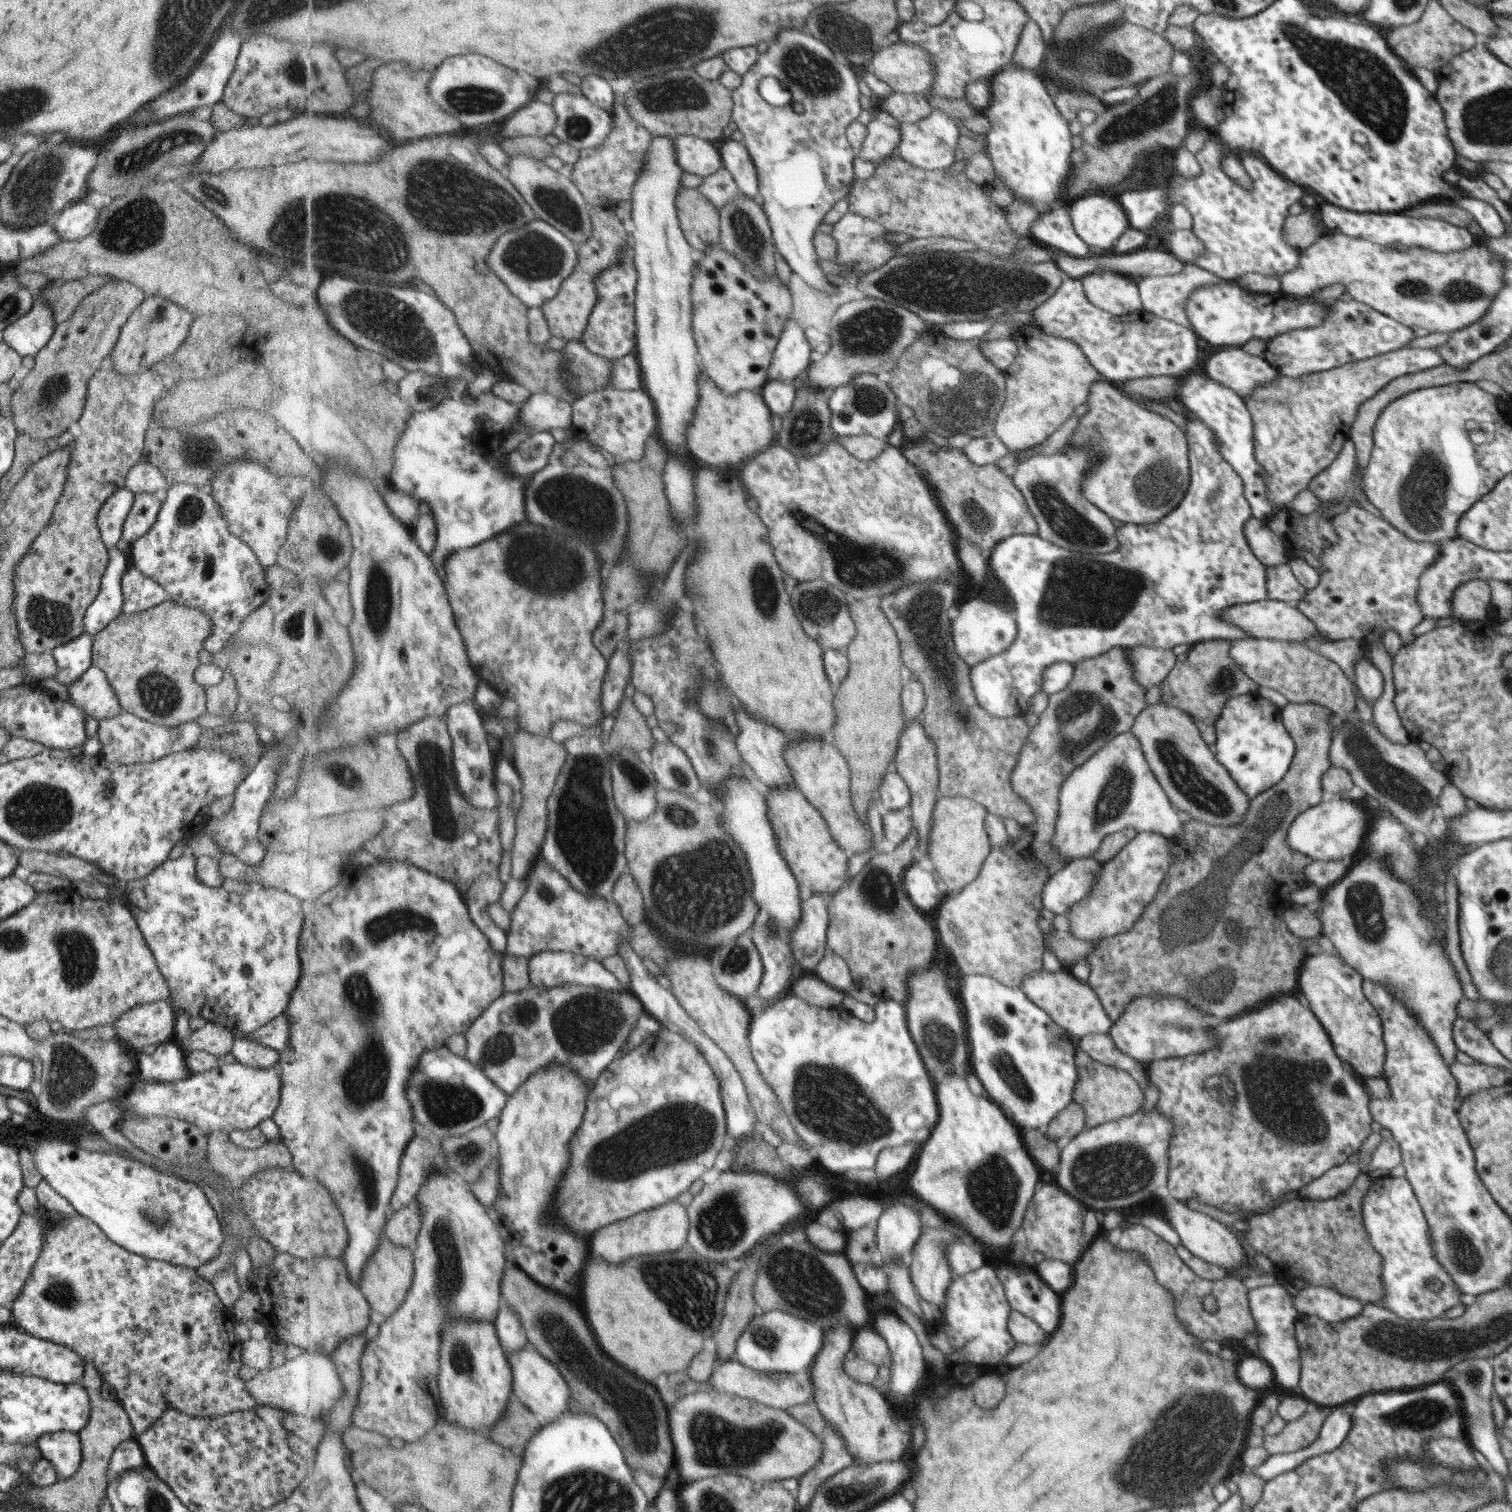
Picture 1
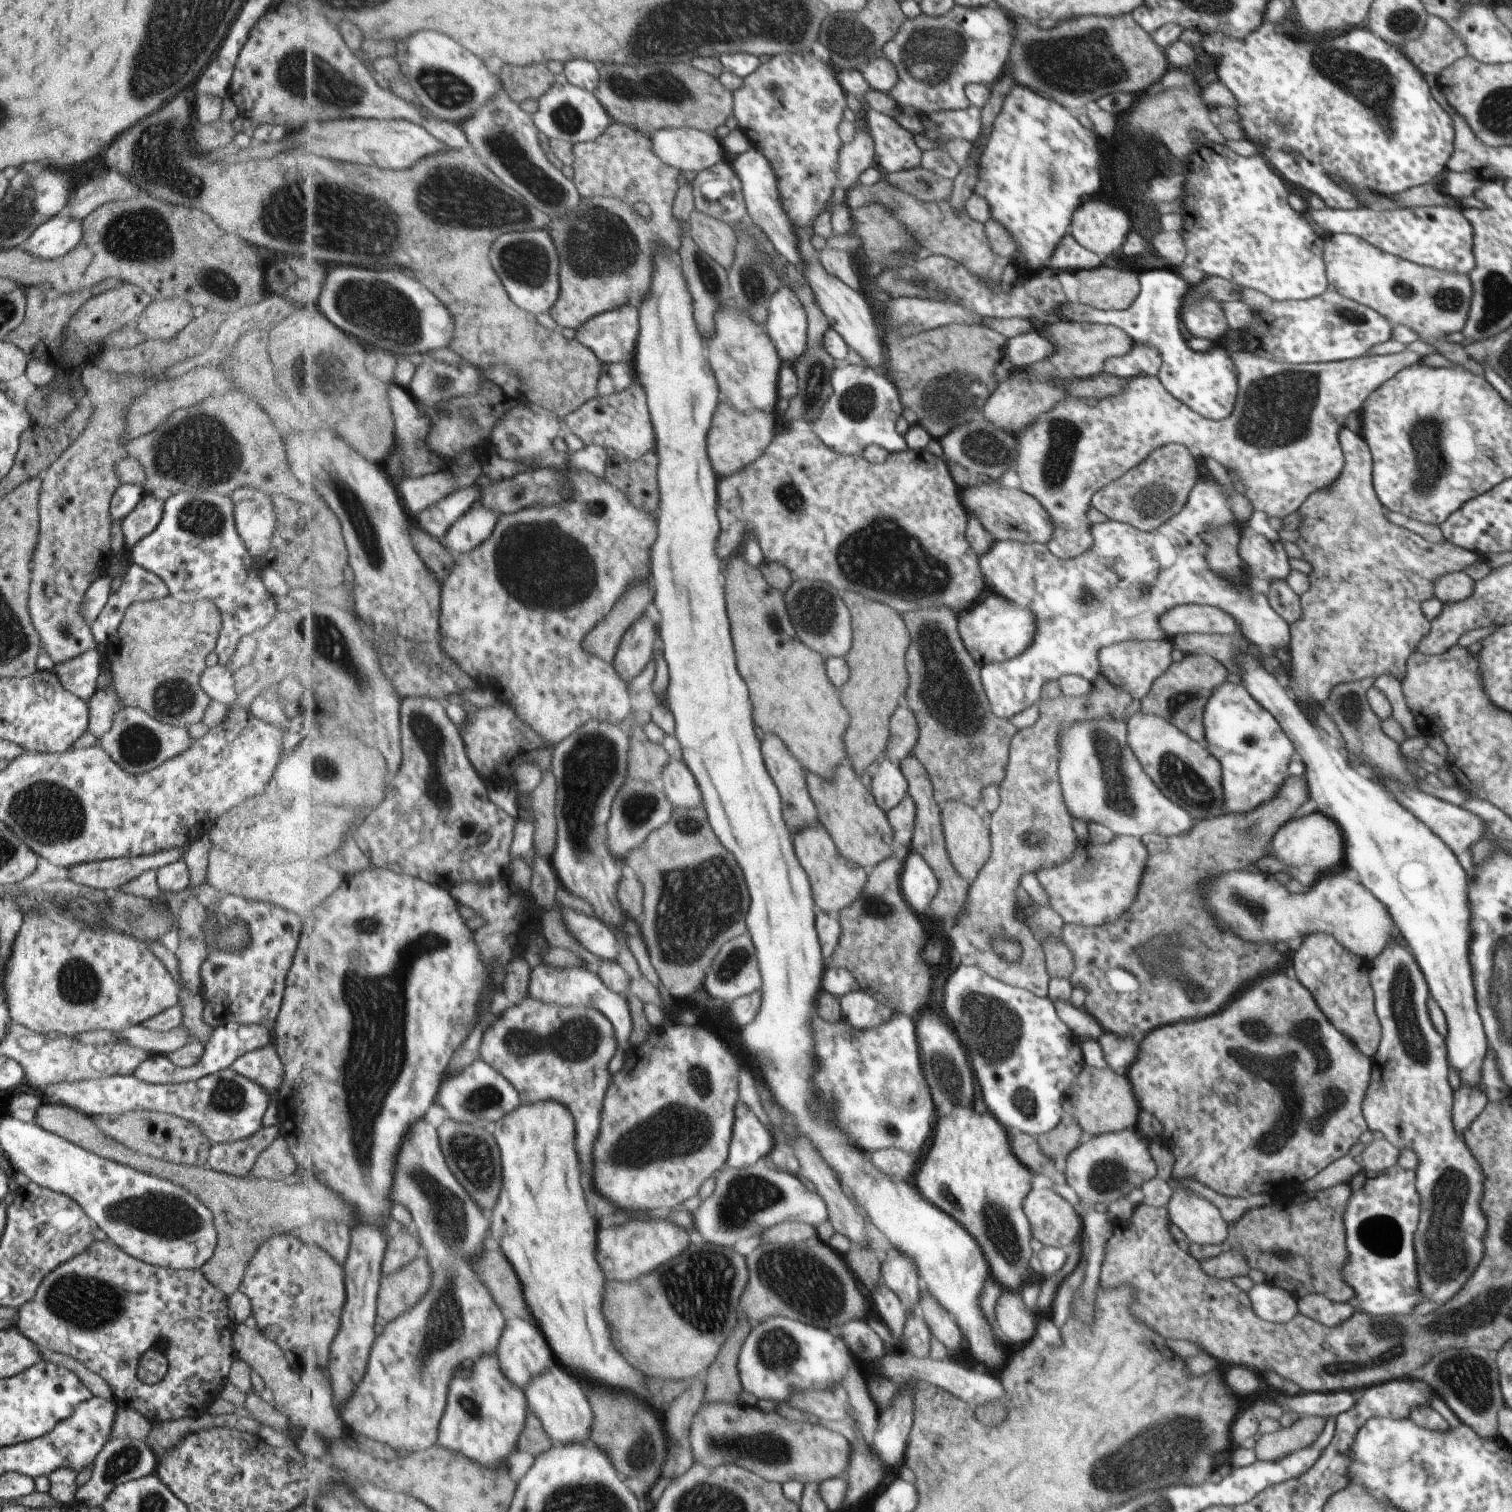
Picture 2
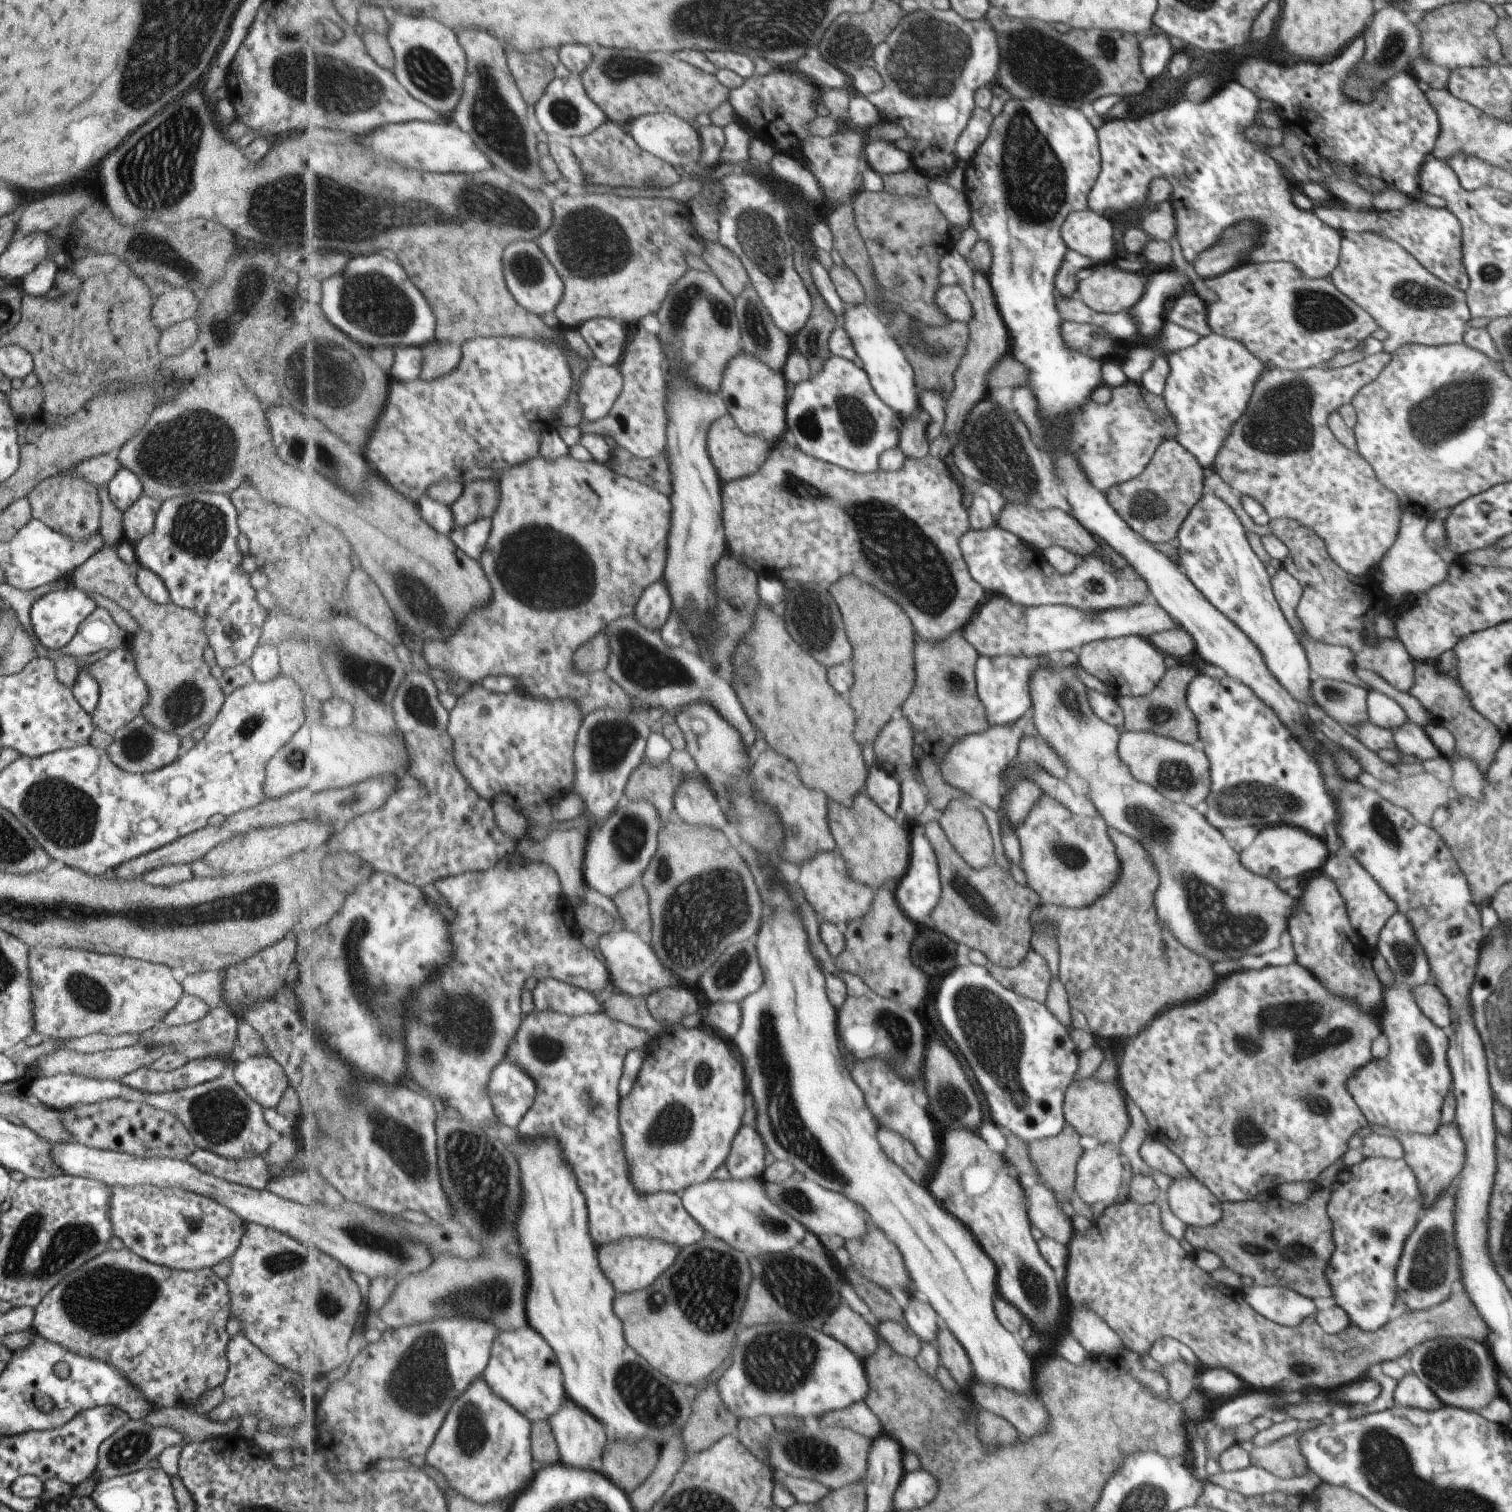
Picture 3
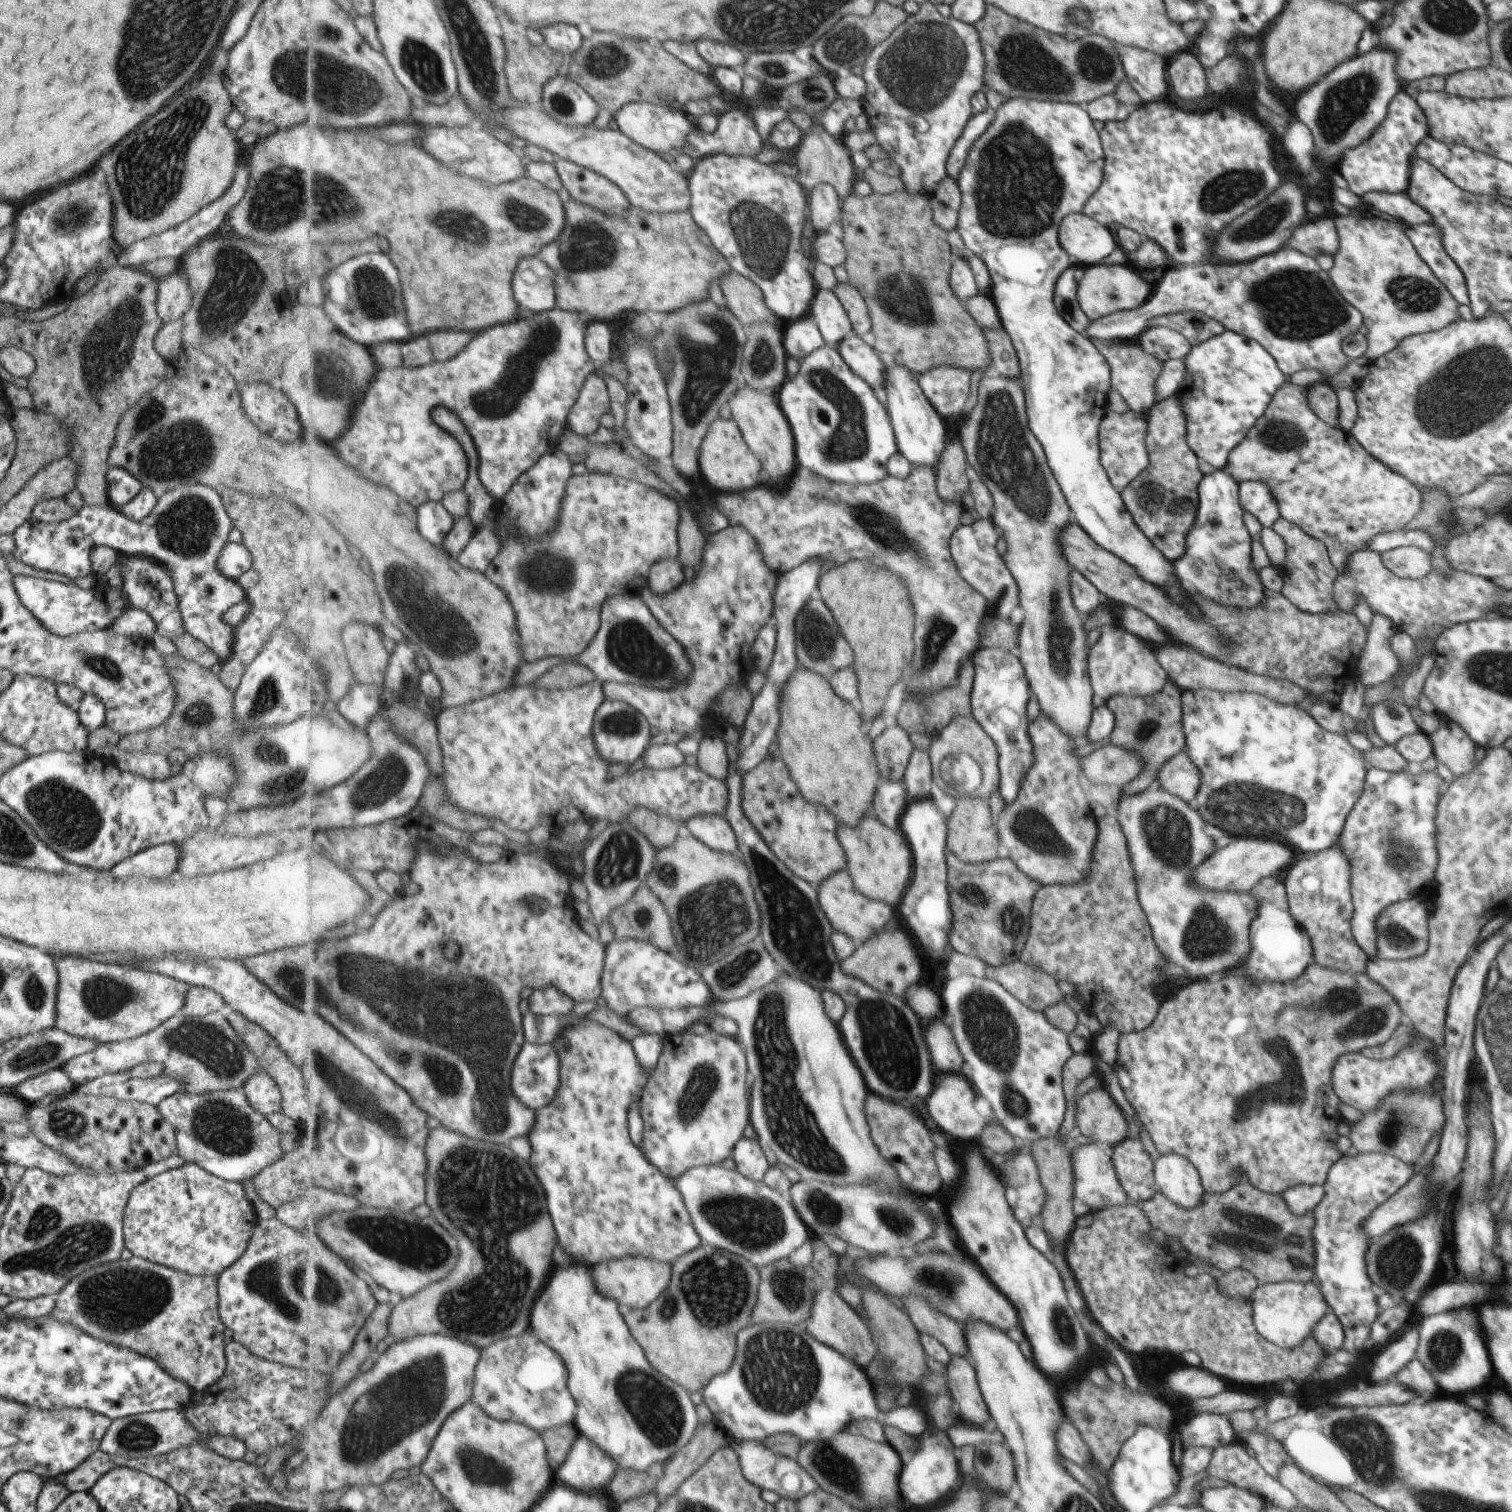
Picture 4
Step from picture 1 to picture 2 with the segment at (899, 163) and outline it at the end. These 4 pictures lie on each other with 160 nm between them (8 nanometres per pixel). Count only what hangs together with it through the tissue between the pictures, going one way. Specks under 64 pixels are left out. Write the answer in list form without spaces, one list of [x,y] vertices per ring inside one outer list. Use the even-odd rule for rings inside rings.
[[[883,172],[883,178],[874,185],[859,182],[847,190],[846,202],[851,212],[875,203],[880,204],[900,221],[905,230],[912,233],[921,246],[930,249],[935,255],[953,257],[969,268],[972,275],[999,284],[1001,271],[1011,261],[1011,256],[1004,257],[990,249],[983,223],[969,218],[969,212],[964,206],[959,210],[951,208],[948,199],[939,202],[921,200],[913,193],[900,189],[893,182],[888,181],[887,174],[889,173]]]

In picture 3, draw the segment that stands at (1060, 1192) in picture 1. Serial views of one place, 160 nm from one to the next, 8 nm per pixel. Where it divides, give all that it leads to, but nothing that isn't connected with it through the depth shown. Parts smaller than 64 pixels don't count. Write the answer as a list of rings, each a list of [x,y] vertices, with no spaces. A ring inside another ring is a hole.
[[[1035,1183],[1026,1189],[1028,1192],[1028,1215],[1032,1225],[1047,1237],[1061,1243],[1068,1244],[1072,1238],[1070,1213],[1066,1213],[1065,1206],[1057,1202],[1057,1198],[1047,1185]]]

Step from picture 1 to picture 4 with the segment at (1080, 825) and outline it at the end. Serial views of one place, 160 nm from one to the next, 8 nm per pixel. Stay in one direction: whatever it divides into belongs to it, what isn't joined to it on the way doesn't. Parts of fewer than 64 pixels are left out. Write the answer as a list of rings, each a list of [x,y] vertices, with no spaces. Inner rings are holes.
[[[985,375],[979,382],[976,396],[976,403],[973,405],[973,410],[968,412],[967,419],[964,420],[962,427],[959,431],[959,436],[963,441],[964,447],[966,448],[966,455],[968,458],[969,466],[975,470],[980,478],[980,481],[987,487],[989,494],[992,496],[993,510],[990,520],[997,528],[1001,529],[1002,537],[1006,542],[1006,552],[1004,556],[1005,564],[1007,568],[1012,572],[1012,575],[1016,578],[1017,584],[1020,586],[1018,589],[1018,605],[1023,609],[1023,619],[1018,628],[1017,632],[1017,642],[1019,648],[1019,662],[1025,671],[1025,676],[1028,677],[1029,688],[1037,700],[1039,705],[1040,714],[1047,717],[1054,725],[1060,728],[1060,731],[1067,735],[1074,743],[1078,741],[1083,741],[1086,738],[1086,733],[1091,722],[1092,714],[1092,685],[1091,681],[1088,679],[1088,669],[1087,669],[1087,656],[1088,648],[1085,644],[1085,633],[1082,630],[1082,612],[1074,604],[1072,599],[1072,592],[1069,590],[1071,585],[1068,584],[1068,572],[1069,569],[1073,569],[1067,563],[1064,557],[1061,556],[1060,550],[1058,549],[1058,534],[1060,530],[1069,522],[1071,522],[1071,509],[1067,506],[1064,496],[1061,490],[1059,490],[1058,484],[1055,482],[1053,475],[1051,474],[1050,468],[1047,466],[1045,455],[1039,441],[1033,436],[1033,433],[1029,430],[1027,426],[1027,415],[1025,408],[1023,408],[1023,398],[1024,393],[1020,388],[1019,380],[1017,377],[990,377]],[[1153,781],[1145,790],[1121,795],[1113,800],[1109,809],[1124,833],[1131,863],[1136,875],[1137,896],[1141,908],[1144,909],[1151,928],[1153,942],[1157,948],[1177,966],[1181,966],[1193,980],[1215,977],[1219,970],[1223,971],[1235,965],[1249,952],[1249,927],[1257,914],[1257,900],[1247,892],[1231,892],[1231,889],[1210,891],[1192,885],[1194,869],[1213,855],[1218,848],[1231,842],[1228,836],[1217,838],[1217,844],[1205,834],[1205,822],[1195,810],[1191,810],[1184,800],[1165,792]]]

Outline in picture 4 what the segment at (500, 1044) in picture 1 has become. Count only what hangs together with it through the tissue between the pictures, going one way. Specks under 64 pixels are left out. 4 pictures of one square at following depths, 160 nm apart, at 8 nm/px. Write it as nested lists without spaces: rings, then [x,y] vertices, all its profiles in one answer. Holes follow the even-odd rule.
[[[583,1015],[576,1021],[569,1023],[568,1027],[558,1036],[558,1042],[559,1044],[553,1046],[557,1046],[556,1053],[560,1058],[561,1088],[557,1090],[557,1096],[552,1100],[552,1103],[549,1103],[546,1107],[536,1109],[536,1121],[527,1136],[532,1149],[530,1154],[531,1164],[533,1164],[533,1170],[539,1176],[545,1192],[547,1192],[549,1212],[551,1212],[553,1224],[557,1228],[557,1236],[559,1236],[557,1246],[565,1248],[567,1254],[571,1254],[577,1262],[587,1262],[587,1264],[591,1264],[591,1267],[593,1267],[593,1264],[620,1259],[624,1256],[649,1257],[658,1261],[665,1261],[673,1266],[677,1259],[701,1246],[701,1236],[697,1234],[697,1230],[695,1230],[695,1226],[691,1222],[691,1216],[687,1212],[683,1196],[675,1188],[675,1183],[645,1158],[641,1148],[633,1142],[629,1132],[627,1114],[629,1114],[629,1109],[633,1103],[640,1104],[644,1086],[647,1084],[648,1078],[651,1077],[651,1073],[646,1073],[643,1070],[632,1041],[621,1036],[613,1029],[594,1021],[589,1015]]]

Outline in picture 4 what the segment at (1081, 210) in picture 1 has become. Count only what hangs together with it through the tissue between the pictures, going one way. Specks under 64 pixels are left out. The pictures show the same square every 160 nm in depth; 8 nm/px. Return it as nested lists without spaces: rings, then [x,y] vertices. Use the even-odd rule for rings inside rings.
[[[1083,212],[1064,216],[1058,226],[1058,241],[1071,262],[1096,265],[1111,254],[1115,242],[1107,228]]]

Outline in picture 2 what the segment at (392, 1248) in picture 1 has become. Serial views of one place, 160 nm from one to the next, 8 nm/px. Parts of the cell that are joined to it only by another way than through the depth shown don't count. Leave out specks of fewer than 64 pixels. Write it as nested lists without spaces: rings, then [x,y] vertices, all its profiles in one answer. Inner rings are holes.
[[[416,1258],[398,1271],[382,1277],[378,1296],[378,1315],[392,1321],[413,1308],[430,1289],[432,1271],[427,1260]]]

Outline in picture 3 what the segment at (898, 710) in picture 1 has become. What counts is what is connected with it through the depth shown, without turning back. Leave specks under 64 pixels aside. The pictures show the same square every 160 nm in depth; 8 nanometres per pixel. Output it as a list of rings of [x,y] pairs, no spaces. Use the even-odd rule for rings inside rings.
[[[855,576],[839,580],[839,584],[833,586],[833,596],[839,600],[847,636],[855,648],[853,664],[857,686],[851,690],[851,704],[857,712],[855,740],[874,744],[884,726],[889,724],[893,710],[901,707],[914,689],[917,632],[899,604]]]

